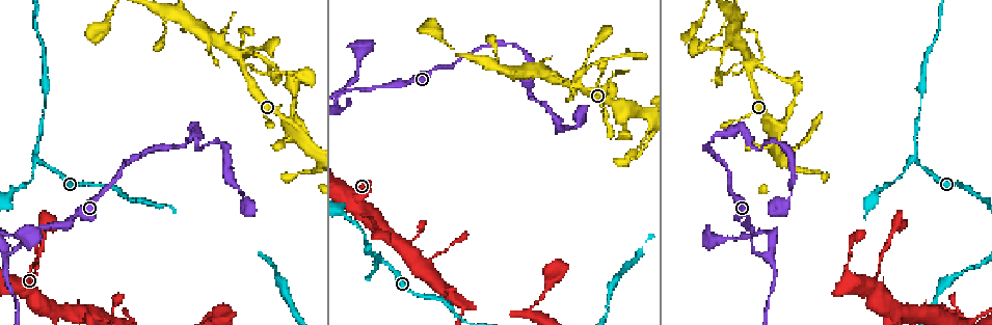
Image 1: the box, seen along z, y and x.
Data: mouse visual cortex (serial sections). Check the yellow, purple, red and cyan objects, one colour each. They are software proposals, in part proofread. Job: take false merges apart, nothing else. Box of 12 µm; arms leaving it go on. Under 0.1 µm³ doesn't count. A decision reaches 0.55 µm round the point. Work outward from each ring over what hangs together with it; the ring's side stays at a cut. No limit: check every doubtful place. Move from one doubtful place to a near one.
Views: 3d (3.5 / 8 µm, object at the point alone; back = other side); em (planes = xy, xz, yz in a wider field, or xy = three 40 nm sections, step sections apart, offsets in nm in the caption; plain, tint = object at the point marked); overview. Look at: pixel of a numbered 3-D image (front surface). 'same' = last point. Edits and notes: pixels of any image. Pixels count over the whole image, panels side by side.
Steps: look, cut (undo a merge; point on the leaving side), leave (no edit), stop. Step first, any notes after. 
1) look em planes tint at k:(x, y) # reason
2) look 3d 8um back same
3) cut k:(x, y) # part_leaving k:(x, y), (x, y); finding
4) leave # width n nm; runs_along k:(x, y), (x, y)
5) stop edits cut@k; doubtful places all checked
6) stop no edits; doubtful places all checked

look 3d 3.5um at 1:(622, 116) # three arms meet

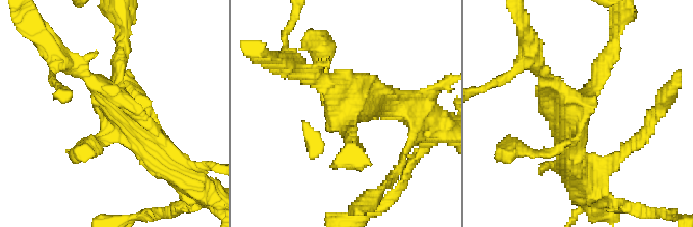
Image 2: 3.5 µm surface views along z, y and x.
look em planes tint at 2:(347, 106) # shape alone is not enough

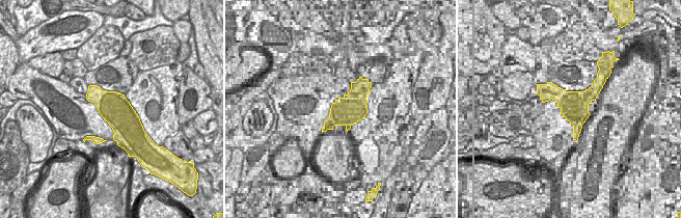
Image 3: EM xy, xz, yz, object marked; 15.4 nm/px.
leave # runs_along 2:(72, 65), (161, 161); one cell here

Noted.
look 3d 3.5um at 1:(754, 147) # abrupt turn

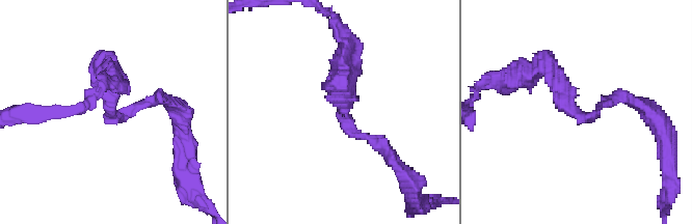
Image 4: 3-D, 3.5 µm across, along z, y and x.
leave # runs_along 4:(344, 73), (347, 129), (386, 147); continuous, no second cell

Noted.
look 3d 8um back at 1:(747, 57) # small branch off a trunk

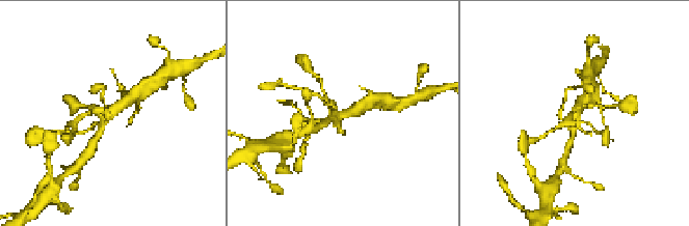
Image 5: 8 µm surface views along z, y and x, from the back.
look em xy step 3 tint at 5:(340, 115) # shape alone is not enough

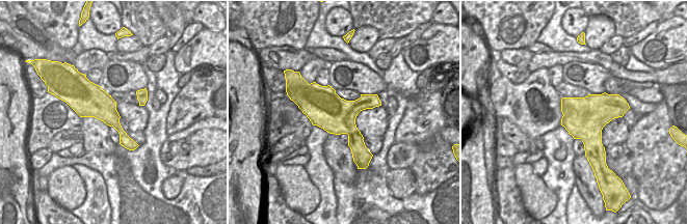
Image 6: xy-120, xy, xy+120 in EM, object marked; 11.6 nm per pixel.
leave # runs_along 5:(94, 140), (102, 120), (130, 96); one cell here

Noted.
look em xy step 2 tint at 1:(576, 129) # sharp bend

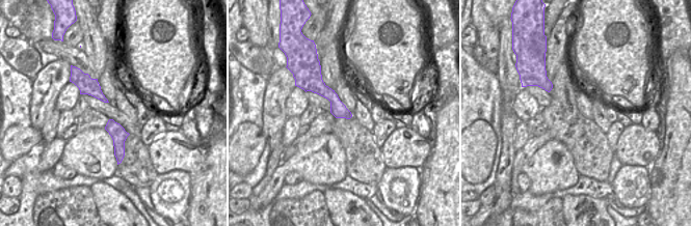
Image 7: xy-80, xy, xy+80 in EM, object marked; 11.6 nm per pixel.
look 3d 3.5um same # see where the arms go

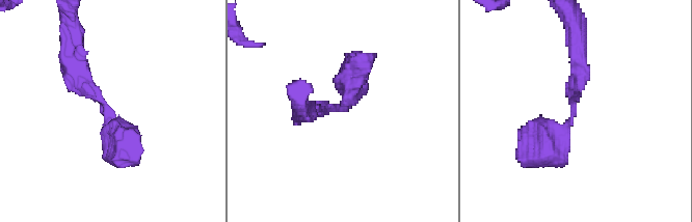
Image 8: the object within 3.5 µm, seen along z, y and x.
leave # runs_along 8:(69, 63), (107, 105), (123, 149); one cell here

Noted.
look 3d 3.5um at 1:(36, 156) # a fork

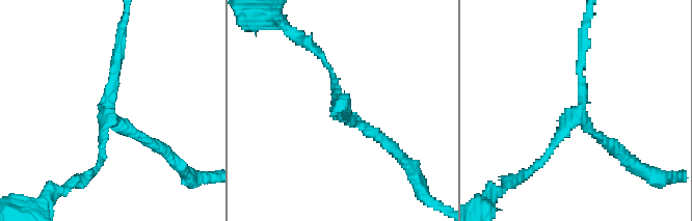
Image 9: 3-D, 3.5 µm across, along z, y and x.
look em xy step 5 tint at 9:(578, 115) # need the tissue

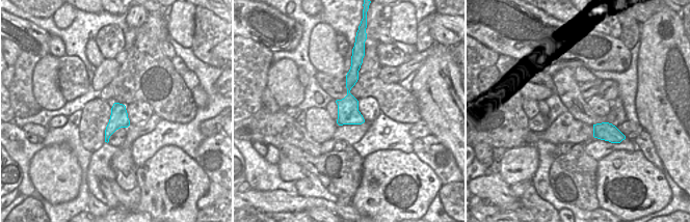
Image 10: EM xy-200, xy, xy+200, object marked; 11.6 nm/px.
leave # runs_along 10:(355, 68), (348, 113), (340, 121); continuous, no second cell

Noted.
look 3d 8um at 1:(363, 214) # abrupt turn

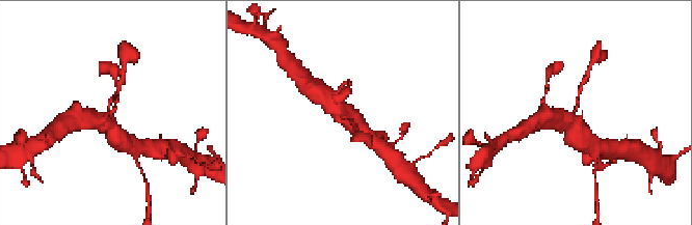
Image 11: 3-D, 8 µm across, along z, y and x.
look 3d 3.5um at 11:(108, 109) # closer look

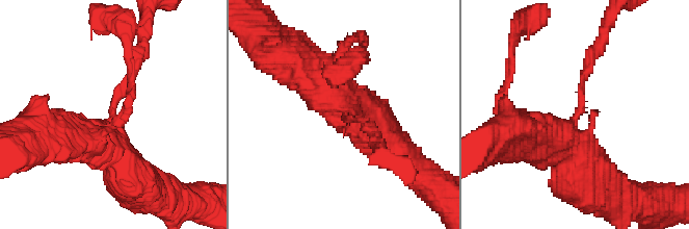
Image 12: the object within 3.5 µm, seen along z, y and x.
look em xy step 5 tint at 12:(113, 113) # arm_widths 150, 600 nm

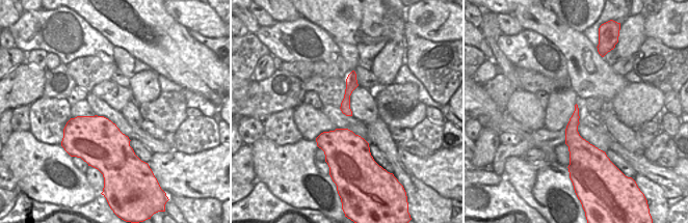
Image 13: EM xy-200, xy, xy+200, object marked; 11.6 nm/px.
leave # runs_along 13:(352, 75), (346, 99), (348, 113); continuous, no second cell

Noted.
stop no edits; doubtful places all checked

